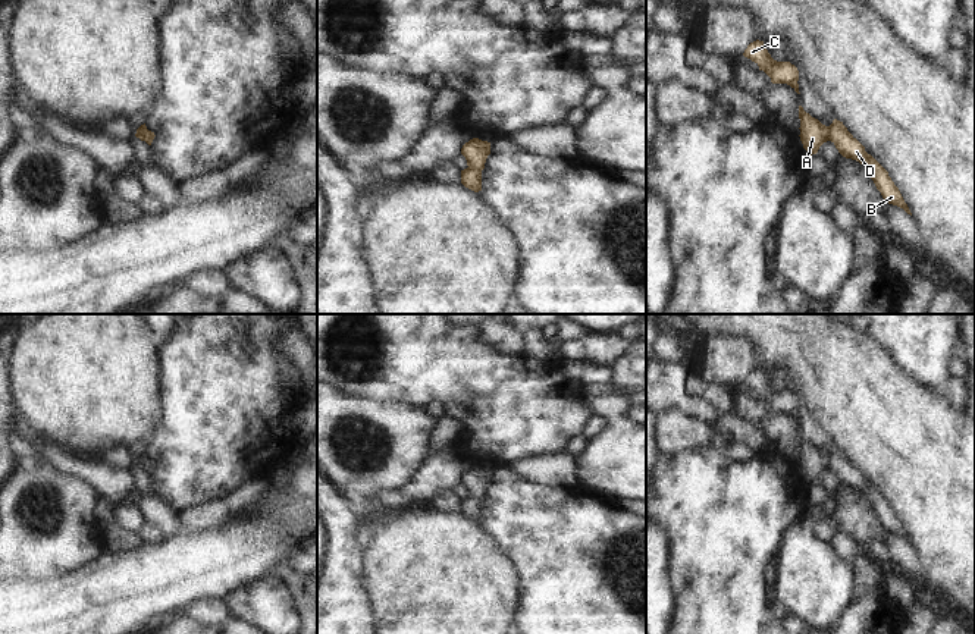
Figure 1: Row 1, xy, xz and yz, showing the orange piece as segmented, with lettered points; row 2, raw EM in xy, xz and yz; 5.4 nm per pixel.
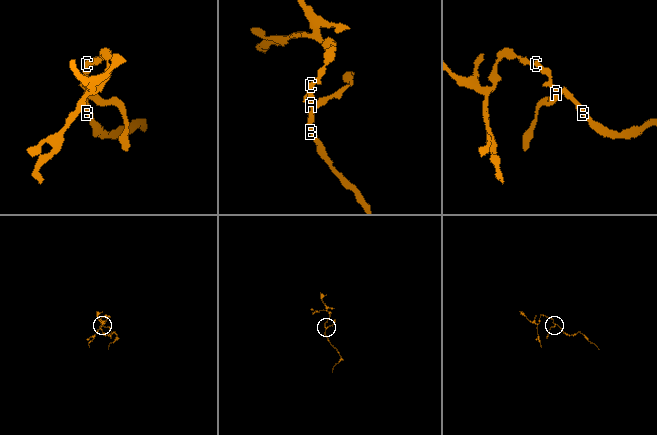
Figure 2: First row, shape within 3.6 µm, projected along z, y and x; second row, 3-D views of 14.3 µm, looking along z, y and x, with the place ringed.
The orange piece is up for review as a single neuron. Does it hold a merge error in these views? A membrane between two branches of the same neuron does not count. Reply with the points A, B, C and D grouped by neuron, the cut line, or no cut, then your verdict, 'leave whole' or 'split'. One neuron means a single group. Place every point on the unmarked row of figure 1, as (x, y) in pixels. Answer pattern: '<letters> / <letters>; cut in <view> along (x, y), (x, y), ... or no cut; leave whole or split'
A B C D; no cut; leave whole

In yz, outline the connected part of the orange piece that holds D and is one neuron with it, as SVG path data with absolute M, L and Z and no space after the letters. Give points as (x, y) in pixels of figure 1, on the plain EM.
M799 434L799 448L799 465L803 477L811 484L816 483L824 471L831 470L843 486L856 489L865 495L885 531L897 534L912 544L899 517L888 505L888 500L865 480L865 476L847 459L843 451L834 448L830 455L825 455L806 442L802 434Z

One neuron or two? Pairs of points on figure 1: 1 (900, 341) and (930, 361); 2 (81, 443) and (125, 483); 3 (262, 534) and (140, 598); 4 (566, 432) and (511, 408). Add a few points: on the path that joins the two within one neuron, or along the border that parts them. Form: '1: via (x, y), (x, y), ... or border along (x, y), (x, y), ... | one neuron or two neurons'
1: via (908, 341), (922, 354) | one neuron
2: border along (62, 448), (100, 458) | two neurons
3: via (231, 558), (215, 564), (190, 565), (171, 576) | one neuron
4: via (552, 418), (545, 413), (524, 408) | one neuron

